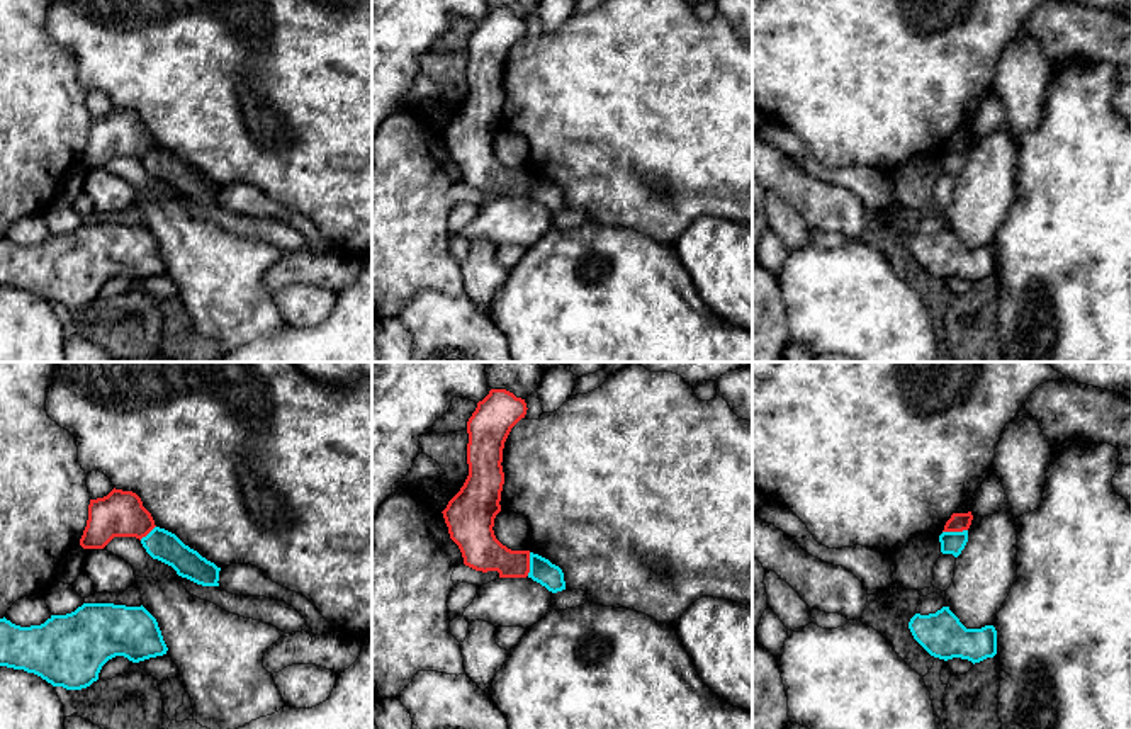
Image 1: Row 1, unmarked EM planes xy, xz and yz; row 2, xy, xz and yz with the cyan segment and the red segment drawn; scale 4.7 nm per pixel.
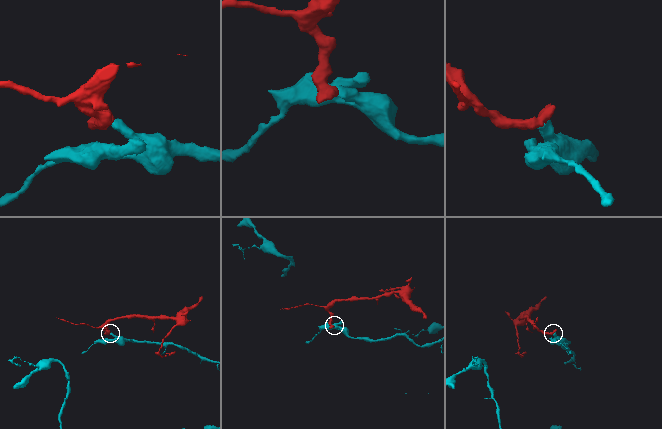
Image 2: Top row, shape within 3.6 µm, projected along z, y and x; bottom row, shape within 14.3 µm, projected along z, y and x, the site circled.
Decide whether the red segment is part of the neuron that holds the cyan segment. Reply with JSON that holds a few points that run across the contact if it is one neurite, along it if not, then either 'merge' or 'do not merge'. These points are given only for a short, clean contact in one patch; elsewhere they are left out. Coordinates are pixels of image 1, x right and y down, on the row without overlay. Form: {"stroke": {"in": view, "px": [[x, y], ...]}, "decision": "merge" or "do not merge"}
{"stroke": {"in": "yz", "px": [[967, 148], [943, 152]]}, "decision": "do not merge"}

